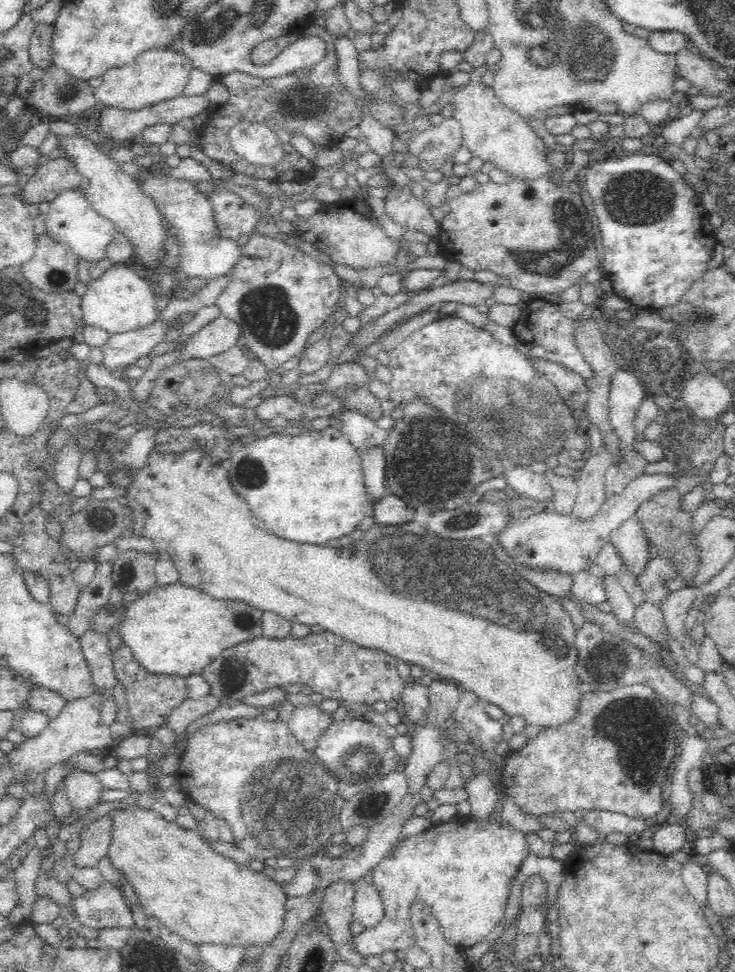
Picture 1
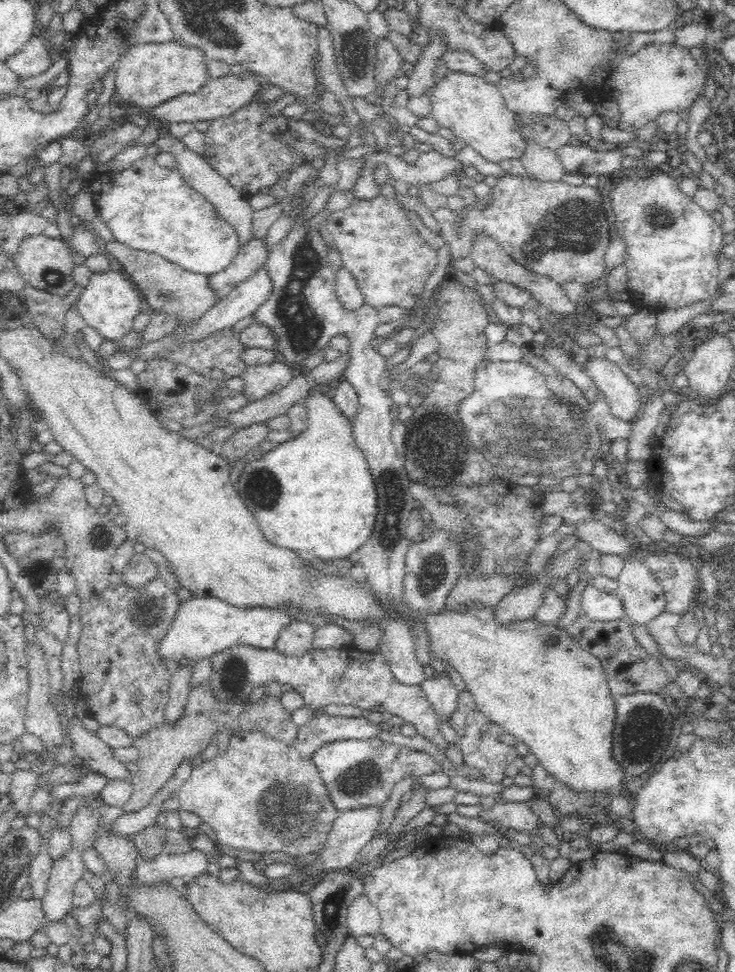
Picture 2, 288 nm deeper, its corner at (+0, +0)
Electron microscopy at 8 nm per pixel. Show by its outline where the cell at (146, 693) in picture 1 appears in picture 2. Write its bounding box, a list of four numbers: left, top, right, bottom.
[78,578,178,740]

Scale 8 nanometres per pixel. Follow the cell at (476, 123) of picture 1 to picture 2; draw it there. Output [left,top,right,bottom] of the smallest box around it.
[430,72,526,162]

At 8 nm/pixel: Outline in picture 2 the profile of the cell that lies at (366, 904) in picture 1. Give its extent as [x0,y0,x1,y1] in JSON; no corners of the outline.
[348,896,382,938]

